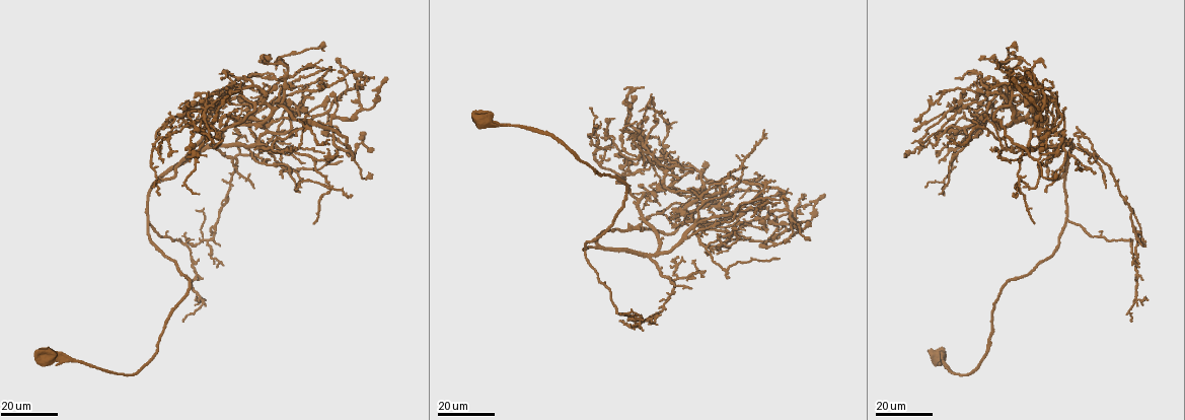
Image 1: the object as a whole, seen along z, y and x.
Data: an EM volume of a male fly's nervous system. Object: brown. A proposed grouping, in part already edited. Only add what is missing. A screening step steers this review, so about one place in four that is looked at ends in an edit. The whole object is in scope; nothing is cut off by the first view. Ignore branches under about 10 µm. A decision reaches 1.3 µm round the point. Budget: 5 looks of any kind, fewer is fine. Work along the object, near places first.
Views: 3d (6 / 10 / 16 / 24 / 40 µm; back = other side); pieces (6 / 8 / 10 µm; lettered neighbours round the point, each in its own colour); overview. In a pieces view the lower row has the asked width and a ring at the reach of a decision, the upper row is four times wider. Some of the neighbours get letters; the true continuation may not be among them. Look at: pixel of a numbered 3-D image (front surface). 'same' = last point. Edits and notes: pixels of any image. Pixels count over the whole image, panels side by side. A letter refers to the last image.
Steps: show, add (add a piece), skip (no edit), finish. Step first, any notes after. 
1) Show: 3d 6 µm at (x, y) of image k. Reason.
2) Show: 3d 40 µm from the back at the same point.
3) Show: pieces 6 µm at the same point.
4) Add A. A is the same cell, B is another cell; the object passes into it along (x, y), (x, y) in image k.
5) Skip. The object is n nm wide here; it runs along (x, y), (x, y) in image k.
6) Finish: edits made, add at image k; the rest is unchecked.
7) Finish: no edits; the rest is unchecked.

Show: 3d 24 µm at (905, 155) of image 1. End of a long branch.

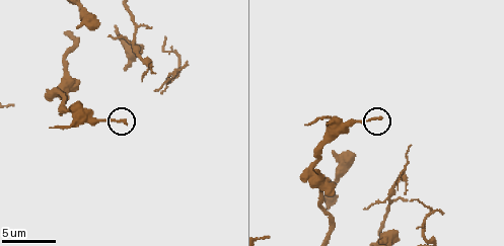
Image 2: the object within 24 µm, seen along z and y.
Show: pieces 6 µm at (382, 116) of image 2.

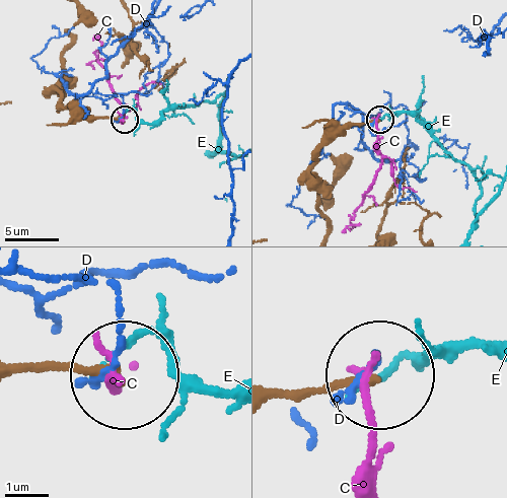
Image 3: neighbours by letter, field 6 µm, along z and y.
Skip. C, D and E are other cells; it runs along (279, 399), (373, 380) in image 3; none of them fits.

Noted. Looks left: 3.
Show: 3d 24 µm at (220, 78) of image 1. Branch stops here.

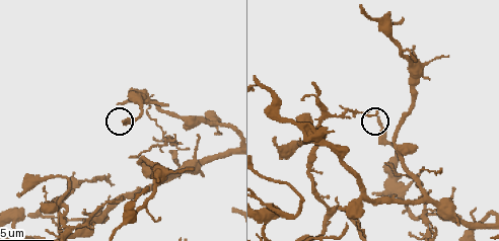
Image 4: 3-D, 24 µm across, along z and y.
Show: pieces 6 µm at (123, 123) of image 4.

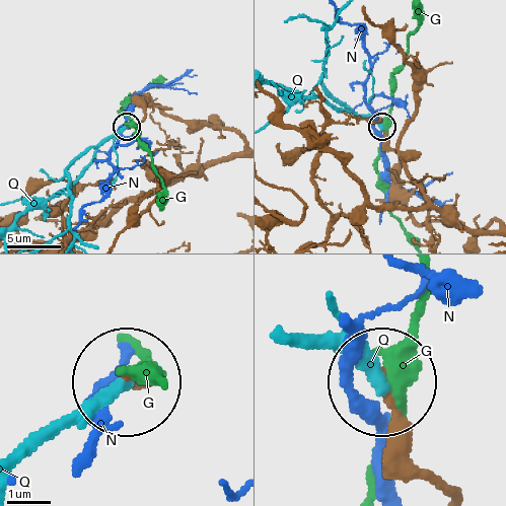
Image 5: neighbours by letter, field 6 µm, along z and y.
Skip. G, N and Q are other cells; it runs along (448, 493), (412, 452), (389, 390) in image 5; none of them fits.

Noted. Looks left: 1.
Finish: no edits; the rest is unchecked.

